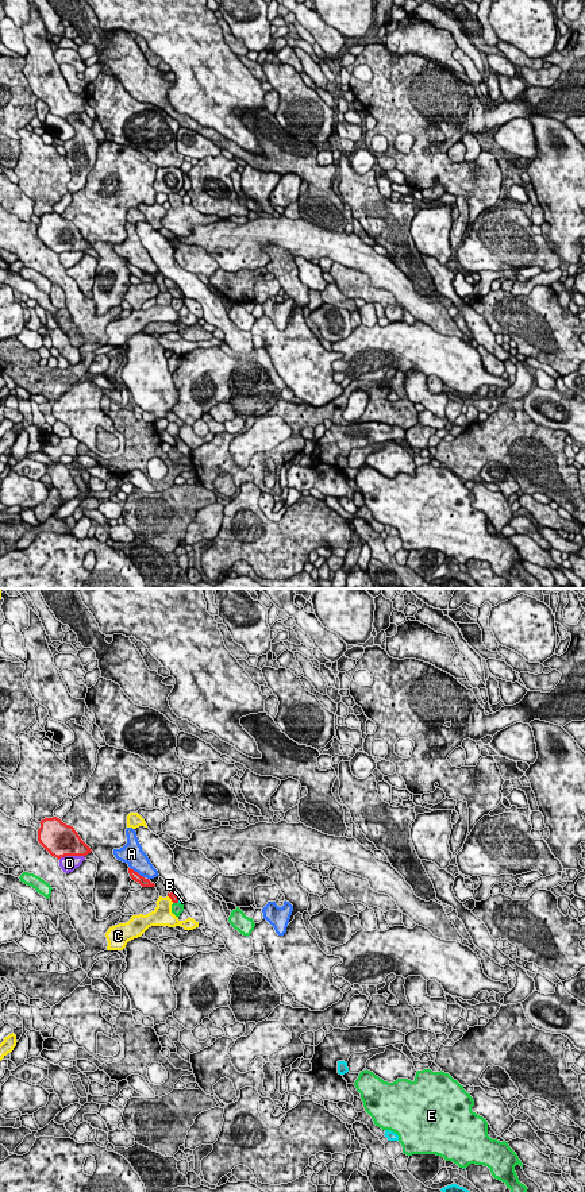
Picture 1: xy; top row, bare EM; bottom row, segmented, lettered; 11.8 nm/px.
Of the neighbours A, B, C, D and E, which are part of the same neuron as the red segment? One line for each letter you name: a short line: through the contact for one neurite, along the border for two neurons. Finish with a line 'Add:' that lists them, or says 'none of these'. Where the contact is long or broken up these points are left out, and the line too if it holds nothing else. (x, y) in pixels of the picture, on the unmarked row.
Add: none of these

